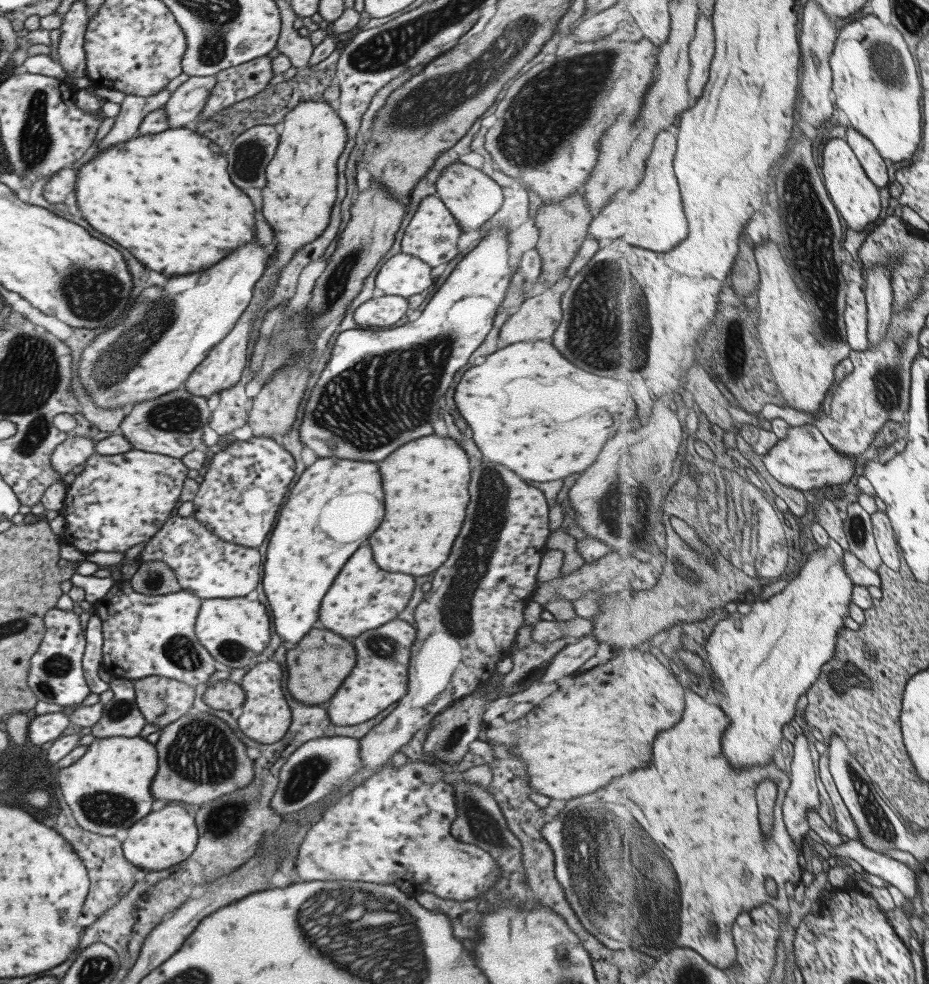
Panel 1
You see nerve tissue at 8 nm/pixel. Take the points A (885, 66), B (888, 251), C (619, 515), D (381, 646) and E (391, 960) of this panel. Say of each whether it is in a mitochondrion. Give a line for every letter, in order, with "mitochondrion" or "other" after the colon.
A: mitochondrion
B: other
C: mitochondrion
D: mitochondrion
E: mitochondrion

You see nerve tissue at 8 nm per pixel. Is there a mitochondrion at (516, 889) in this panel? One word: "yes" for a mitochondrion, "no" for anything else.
no

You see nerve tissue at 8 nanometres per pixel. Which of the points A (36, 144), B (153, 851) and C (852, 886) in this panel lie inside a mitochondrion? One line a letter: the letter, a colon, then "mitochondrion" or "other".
A: mitochondrion
B: other
C: other

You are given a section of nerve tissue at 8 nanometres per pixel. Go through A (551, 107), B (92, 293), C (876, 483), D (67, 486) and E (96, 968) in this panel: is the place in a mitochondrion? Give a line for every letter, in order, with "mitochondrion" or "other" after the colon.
A: mitochondrion
B: mitochondrion
C: other
D: other
E: mitochondrion

